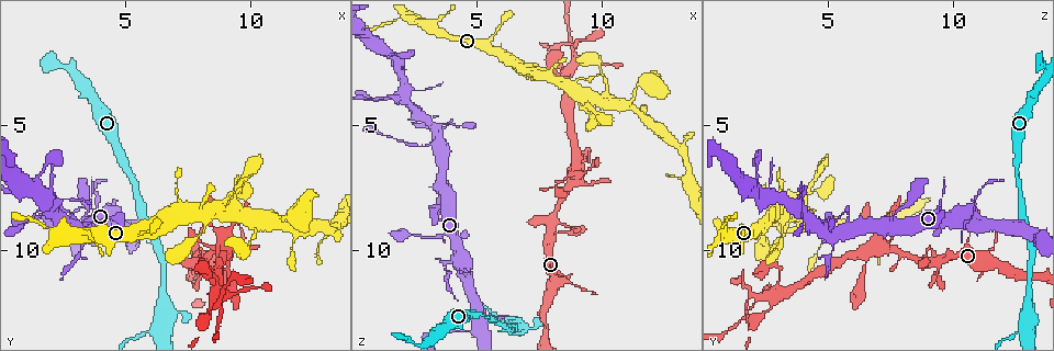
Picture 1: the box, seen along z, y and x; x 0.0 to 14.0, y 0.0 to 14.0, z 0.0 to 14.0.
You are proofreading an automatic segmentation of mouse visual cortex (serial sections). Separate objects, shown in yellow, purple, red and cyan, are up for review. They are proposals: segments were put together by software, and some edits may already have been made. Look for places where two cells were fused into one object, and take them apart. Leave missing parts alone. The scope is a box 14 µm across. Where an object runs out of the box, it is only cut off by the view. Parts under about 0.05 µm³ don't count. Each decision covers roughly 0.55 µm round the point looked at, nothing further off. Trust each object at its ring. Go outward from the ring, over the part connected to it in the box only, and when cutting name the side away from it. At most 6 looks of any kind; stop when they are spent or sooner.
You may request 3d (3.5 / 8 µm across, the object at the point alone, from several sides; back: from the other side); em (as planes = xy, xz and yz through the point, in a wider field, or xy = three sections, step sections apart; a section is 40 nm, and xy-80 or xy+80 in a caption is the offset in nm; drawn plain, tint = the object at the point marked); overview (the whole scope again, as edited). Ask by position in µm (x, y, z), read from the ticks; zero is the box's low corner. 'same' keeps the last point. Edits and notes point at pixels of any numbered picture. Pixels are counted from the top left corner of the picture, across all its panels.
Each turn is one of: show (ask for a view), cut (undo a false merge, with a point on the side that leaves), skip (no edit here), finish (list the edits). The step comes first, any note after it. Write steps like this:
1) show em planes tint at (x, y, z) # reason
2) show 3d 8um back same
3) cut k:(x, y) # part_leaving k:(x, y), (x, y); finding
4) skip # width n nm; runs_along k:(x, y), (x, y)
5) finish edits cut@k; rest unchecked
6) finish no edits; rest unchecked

show 3d 8um at (8.5, 11.8, 3.0) # abrupt turn

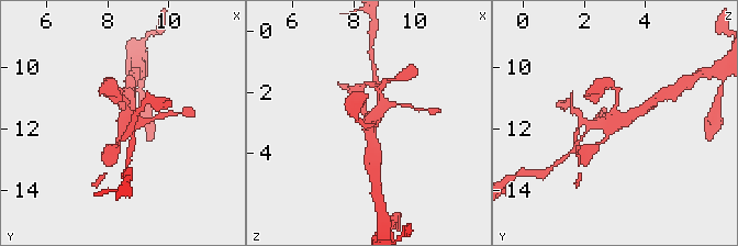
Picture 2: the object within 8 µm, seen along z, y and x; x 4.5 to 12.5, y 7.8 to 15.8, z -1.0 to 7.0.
show 3d 3.5um at (8.5, 11.7, 3.1) # closer look

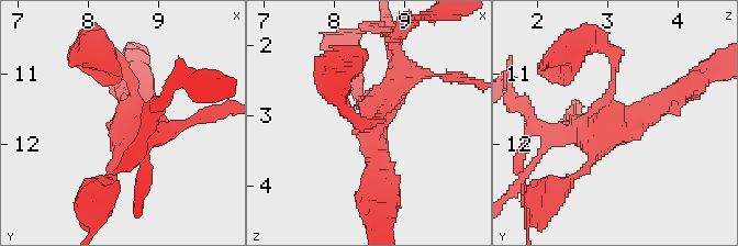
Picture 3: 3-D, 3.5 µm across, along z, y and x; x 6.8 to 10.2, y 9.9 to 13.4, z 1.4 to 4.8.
skip # runs_along 3:(673, 94), (628, 129), (545, 132); continuous, no second cell

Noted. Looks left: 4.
show 3d 3.5um at (9.9, 8.6, 3.9) # sharp bend

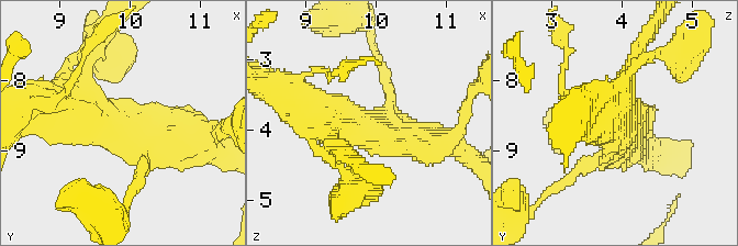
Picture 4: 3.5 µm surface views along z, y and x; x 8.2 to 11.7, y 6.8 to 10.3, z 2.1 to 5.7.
show em xy step 2 tint at (9.90, 8.70, 4.00) # arms 3; arm_widths 200, 400, 500 nm; need the tissue

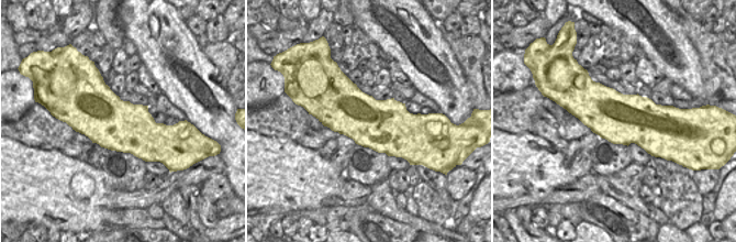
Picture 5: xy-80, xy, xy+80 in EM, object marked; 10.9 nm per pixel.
skip # width 600 nm; runs_along 4:(63, 107), (100, 127), (194, 144); all the same cell

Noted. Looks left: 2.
show 3d 3.5um at (1.9, 8.4, 3.8) # thin arm on a thick one

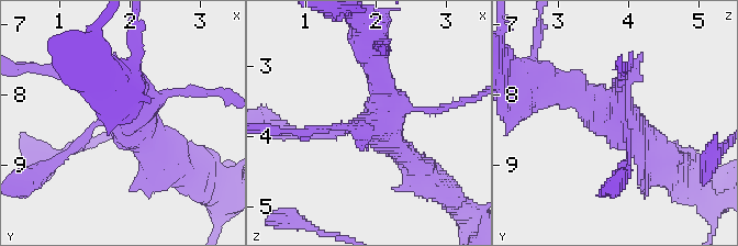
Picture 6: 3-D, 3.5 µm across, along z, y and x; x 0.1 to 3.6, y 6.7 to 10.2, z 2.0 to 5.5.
show em planes tint at (1.90, 8.40, 3.80) # shape alone is not enough

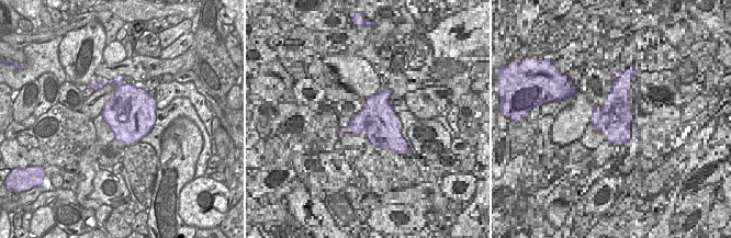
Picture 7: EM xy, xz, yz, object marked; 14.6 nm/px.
skip # one cell here

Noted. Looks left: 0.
finish no edits; rest unchecked

